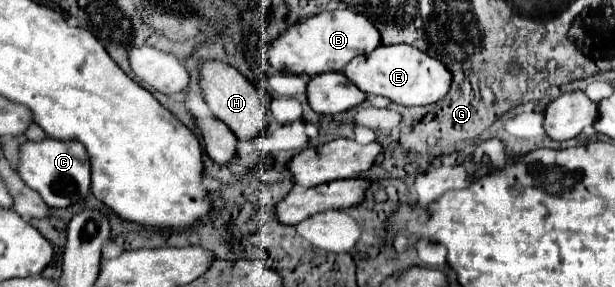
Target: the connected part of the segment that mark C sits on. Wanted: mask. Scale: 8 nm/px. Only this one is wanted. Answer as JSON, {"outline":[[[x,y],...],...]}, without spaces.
{"outline":[[[46,137],[44,141],[26,141],[20,145],[20,161],[16,171],[48,207],[74,205],[90,191],[90,161],[84,145],[78,141],[56,141],[52,137]]]}

